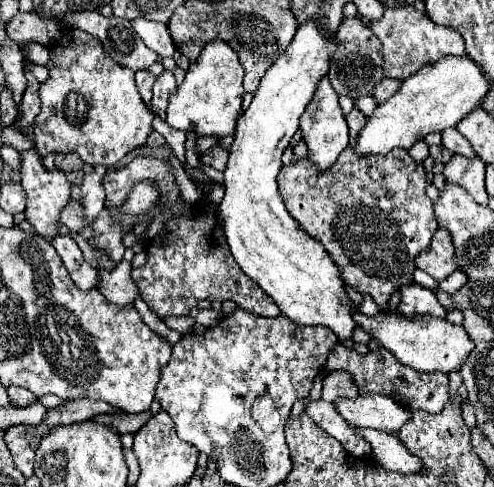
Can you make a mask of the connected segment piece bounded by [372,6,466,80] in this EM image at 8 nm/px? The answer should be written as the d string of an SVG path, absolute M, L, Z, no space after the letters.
M402 6L402 8L388 8L384 16L372 24L374 34L380 38L384 46L384 74L388 78L408 78L420 68L438 62L446 54L466 54L462 36L448 28L434 24L424 12L418 12L414 6Z

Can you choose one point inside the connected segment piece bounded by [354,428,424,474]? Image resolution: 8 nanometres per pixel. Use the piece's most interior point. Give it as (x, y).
(395, 456)

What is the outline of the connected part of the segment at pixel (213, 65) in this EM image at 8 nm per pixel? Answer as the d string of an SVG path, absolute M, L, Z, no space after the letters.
M210 40L196 62L186 70L184 82L168 98L166 122L178 130L194 130L198 136L230 136L236 126L238 112L242 108L242 76L244 70L238 60L238 52L222 40Z

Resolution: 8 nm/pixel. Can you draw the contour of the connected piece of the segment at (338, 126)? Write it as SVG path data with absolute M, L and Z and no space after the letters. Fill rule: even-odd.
M322 78L322 84L318 84L318 92L314 94L312 102L306 106L306 112L300 118L300 130L302 130L302 138L308 144L310 158L320 170L326 170L328 166L332 166L340 156L340 152L348 146L348 124L340 110L338 94L334 92L328 78Z

